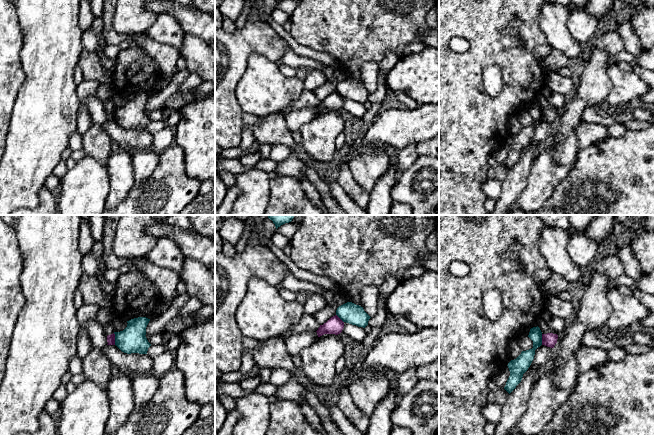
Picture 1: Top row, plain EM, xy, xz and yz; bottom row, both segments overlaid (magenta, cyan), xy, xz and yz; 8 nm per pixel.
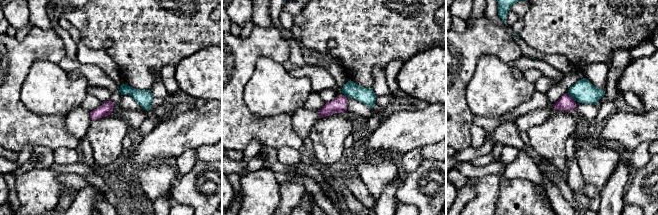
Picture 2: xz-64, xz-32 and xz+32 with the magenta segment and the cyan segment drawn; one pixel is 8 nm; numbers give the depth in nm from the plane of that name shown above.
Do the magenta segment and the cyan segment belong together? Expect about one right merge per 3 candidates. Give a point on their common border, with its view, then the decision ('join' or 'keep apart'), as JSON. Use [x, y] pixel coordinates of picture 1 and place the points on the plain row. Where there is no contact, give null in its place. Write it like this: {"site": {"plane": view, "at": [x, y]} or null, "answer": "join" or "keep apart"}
{"site": {"plane": "xy", "at": [114, 115]}, "answer": "keep apart"}

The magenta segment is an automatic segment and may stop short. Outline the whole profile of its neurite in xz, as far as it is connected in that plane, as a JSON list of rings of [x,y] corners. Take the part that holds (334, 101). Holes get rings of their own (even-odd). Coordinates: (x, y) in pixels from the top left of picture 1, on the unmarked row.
[[[335,91],[331,93],[326,99],[320,101],[320,103],[316,108],[318,113],[324,110],[338,111],[342,108],[343,104],[344,104],[344,98],[337,91]]]

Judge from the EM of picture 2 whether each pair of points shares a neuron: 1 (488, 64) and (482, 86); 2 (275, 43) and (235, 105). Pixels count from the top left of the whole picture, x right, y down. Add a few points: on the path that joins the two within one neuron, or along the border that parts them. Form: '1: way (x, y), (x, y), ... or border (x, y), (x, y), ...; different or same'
1: way (488, 69), (487, 81); same
2: way (257, 50), (235, 72), (235, 87); same

